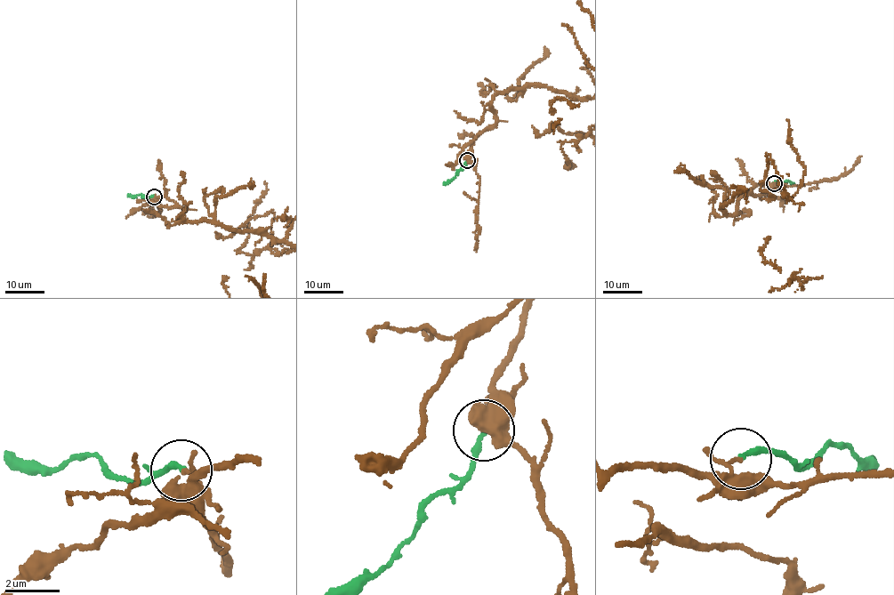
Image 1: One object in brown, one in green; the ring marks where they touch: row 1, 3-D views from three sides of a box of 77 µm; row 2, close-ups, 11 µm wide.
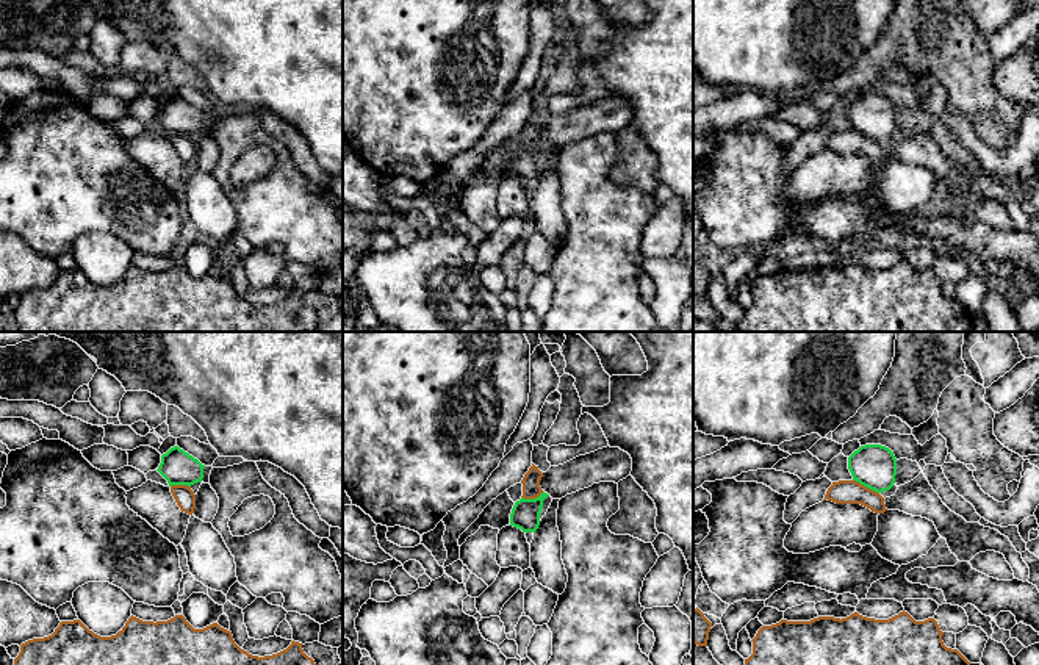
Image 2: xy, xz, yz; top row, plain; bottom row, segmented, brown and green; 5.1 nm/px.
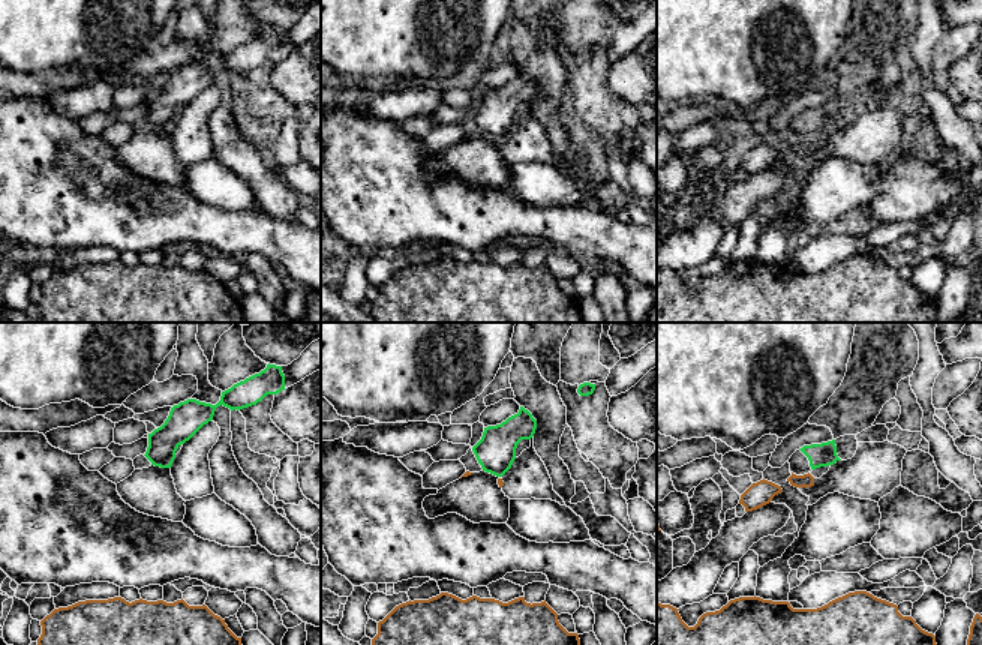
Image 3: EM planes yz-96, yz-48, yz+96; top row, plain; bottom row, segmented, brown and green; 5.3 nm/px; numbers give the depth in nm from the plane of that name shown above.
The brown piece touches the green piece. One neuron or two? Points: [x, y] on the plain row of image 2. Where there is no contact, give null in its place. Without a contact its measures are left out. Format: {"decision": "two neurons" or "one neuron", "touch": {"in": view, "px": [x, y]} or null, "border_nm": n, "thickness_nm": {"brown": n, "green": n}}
{"decision": "two neurons", "touch": {"in": "yz", "px": [866, 136]}, "border_nm": 150, "thickness_nm": {"brown": 130, "green": 220}}

